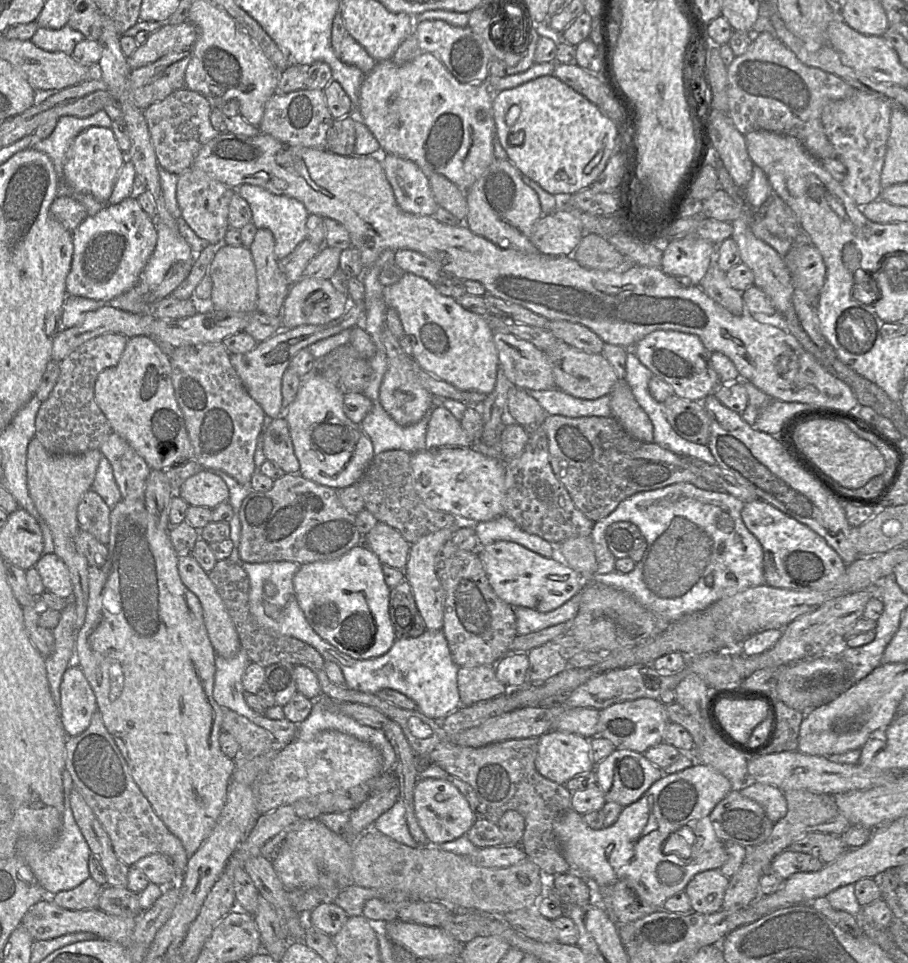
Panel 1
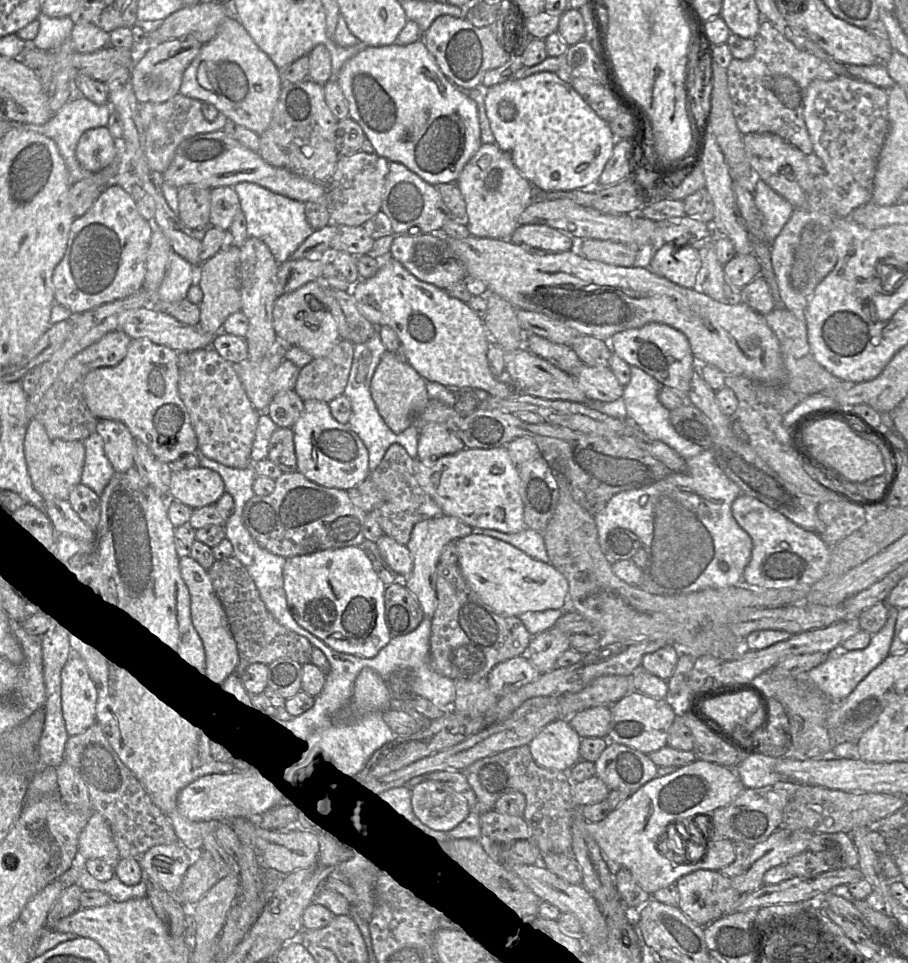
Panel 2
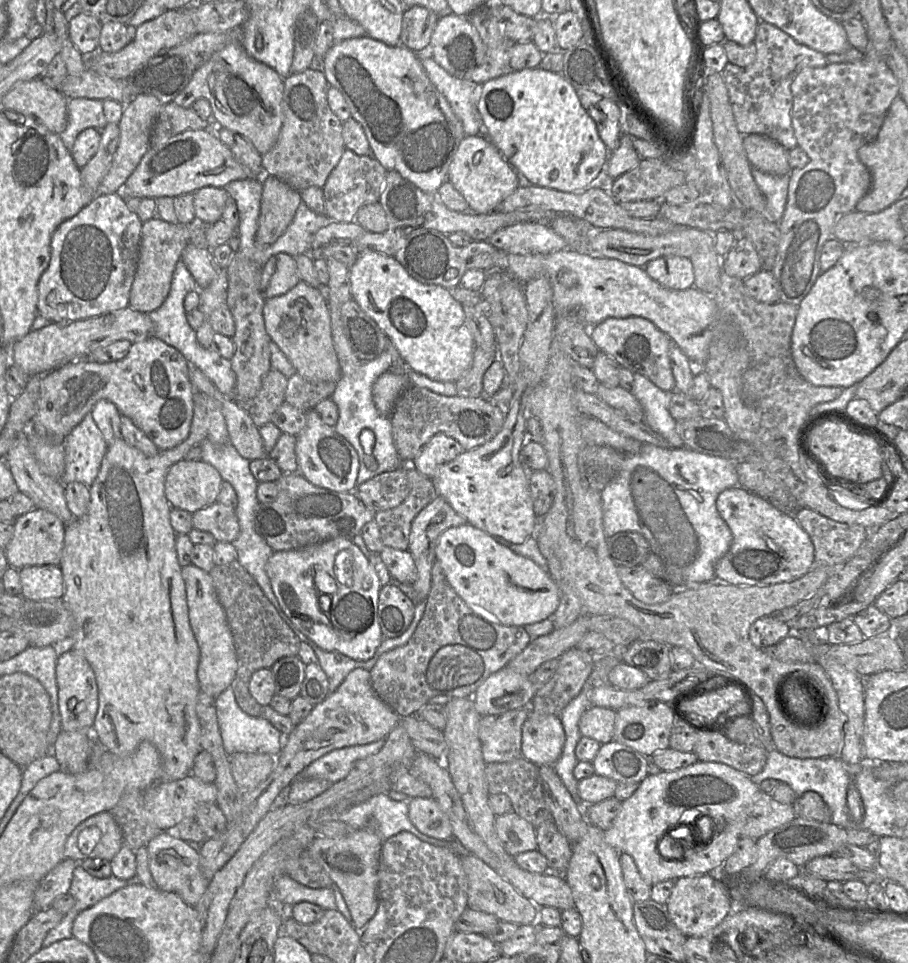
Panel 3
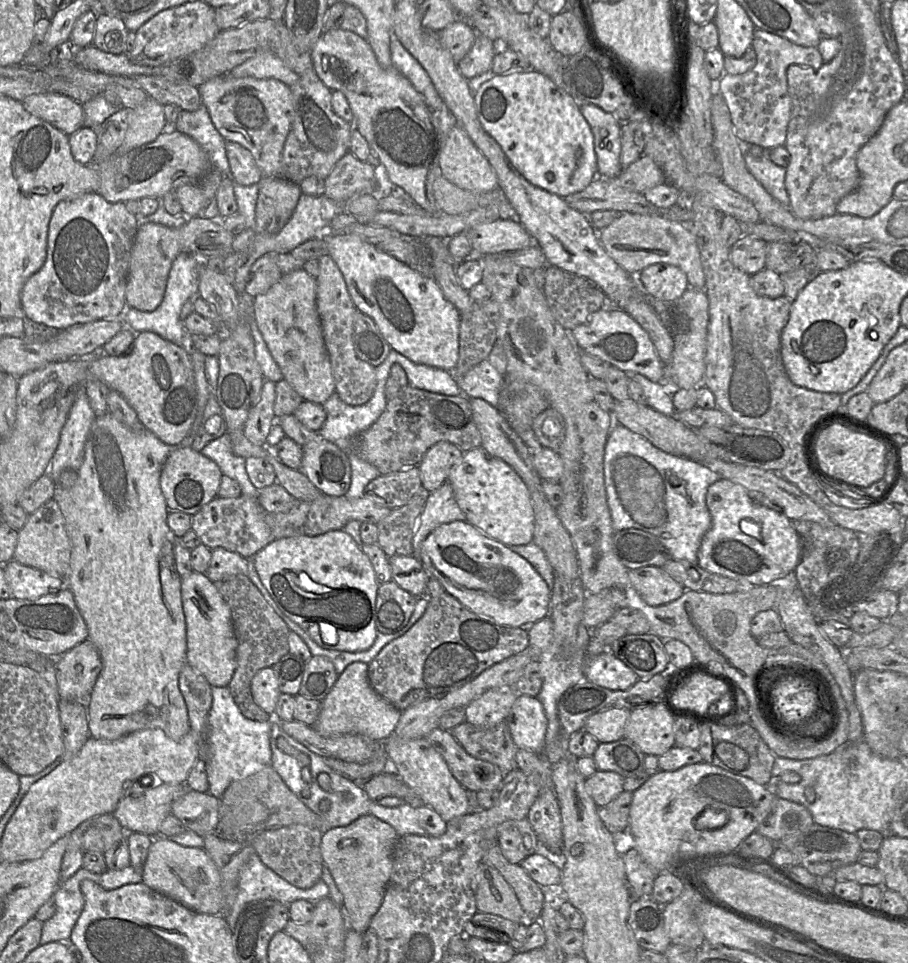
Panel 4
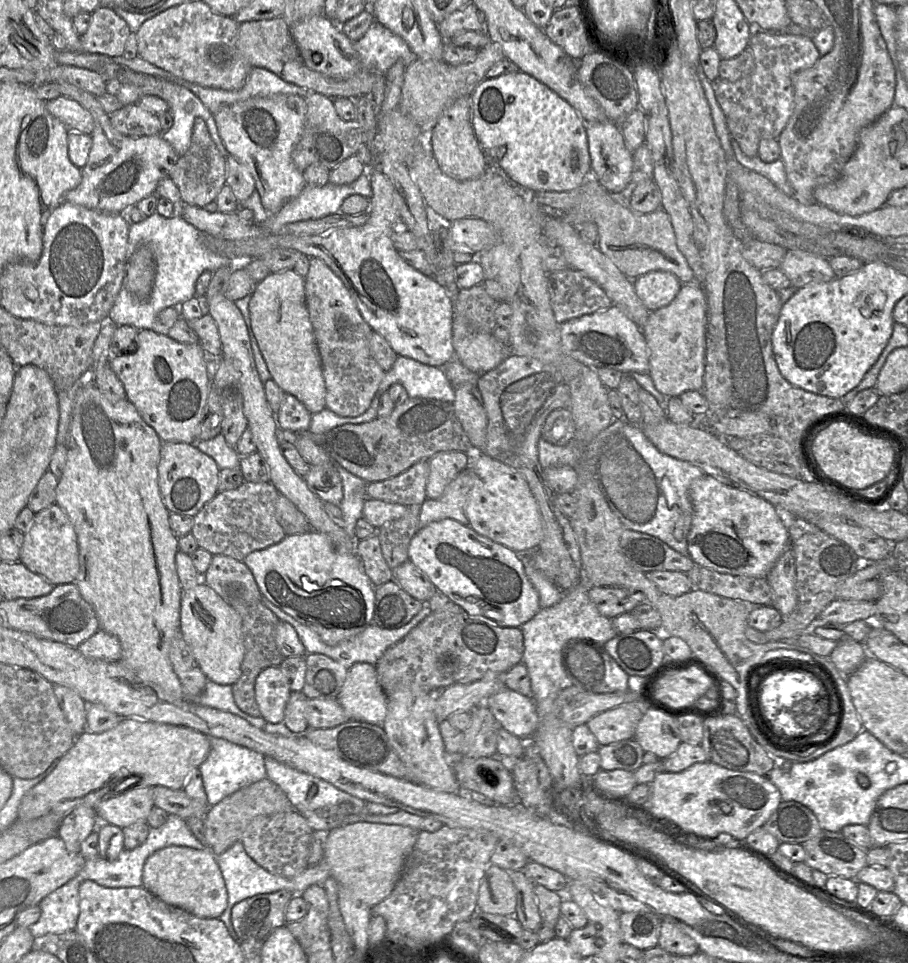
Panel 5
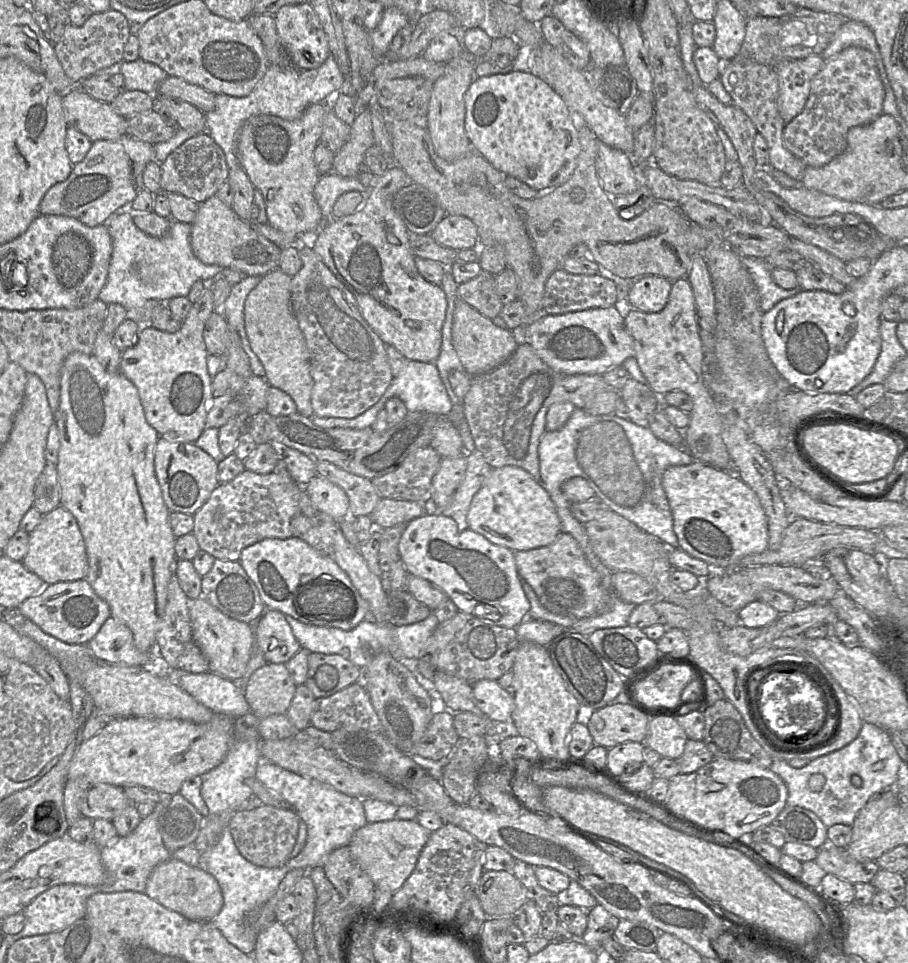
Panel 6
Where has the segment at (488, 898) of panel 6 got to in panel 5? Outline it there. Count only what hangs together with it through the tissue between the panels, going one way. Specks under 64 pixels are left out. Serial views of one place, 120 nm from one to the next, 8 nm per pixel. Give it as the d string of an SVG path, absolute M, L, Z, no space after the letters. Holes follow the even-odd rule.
M488 865L480 882L476 904L481 912L514 916L516 890L506 870Z

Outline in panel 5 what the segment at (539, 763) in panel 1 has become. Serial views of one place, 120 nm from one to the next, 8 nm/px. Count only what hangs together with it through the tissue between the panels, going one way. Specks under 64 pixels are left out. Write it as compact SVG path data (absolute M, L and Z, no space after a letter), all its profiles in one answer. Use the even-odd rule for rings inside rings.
M503 686L487 698L484 704L508 732L521 739L530 739L538 726L535 701Z

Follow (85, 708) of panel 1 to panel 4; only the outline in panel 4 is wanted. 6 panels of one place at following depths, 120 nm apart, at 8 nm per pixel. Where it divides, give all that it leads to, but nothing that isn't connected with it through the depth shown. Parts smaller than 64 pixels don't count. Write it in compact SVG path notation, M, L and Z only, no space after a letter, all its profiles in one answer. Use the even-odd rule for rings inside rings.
M87 639L64 652L56 659L59 698L87 707L101 669L99 651Z

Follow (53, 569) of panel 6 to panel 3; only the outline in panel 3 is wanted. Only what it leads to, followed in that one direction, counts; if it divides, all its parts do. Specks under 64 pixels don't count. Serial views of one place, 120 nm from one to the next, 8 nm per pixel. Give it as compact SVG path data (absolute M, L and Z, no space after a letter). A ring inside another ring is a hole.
M33 508L17 517L13 524L13 536L4 551L10 567L60 565L66 525L56 515L42 508Z

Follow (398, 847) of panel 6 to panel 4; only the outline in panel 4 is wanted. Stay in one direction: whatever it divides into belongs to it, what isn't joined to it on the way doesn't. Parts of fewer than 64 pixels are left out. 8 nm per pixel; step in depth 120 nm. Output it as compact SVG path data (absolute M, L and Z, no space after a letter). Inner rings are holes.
M370 814L347 826L333 827L322 833L322 859L343 895L347 930L364 933L379 910L390 881L392 854L399 838L392 826Z

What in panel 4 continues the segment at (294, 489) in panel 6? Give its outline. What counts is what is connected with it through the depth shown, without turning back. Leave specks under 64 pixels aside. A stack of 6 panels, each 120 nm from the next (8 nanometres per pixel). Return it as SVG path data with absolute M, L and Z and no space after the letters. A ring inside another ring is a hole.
M240 495L235 498L215 497L192 516L191 529L209 549L224 548L244 558L252 558L258 551L274 541L270 527L265 521L268 513L258 498Z

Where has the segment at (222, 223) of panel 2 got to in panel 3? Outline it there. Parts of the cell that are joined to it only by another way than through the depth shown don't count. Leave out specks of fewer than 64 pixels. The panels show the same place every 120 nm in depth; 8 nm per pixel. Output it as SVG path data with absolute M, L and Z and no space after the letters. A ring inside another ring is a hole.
M203 187L193 193L195 221L212 225L222 218L228 192L225 188Z

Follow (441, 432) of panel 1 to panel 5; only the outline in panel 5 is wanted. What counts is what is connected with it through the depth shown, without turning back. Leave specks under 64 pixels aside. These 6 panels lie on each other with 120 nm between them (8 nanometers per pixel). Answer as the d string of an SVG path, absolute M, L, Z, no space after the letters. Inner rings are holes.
M461 451L439 452L428 459L427 498L439 498L449 483L469 464L470 457Z

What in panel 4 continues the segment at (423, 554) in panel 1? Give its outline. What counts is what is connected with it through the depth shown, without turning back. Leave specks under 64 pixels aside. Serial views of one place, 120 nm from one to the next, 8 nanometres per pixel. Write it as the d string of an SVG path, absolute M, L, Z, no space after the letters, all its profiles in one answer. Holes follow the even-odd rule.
M444 482L430 492L418 518L413 536L413 555L420 559L421 546L426 537L437 527L452 521L465 521L466 516L456 502L452 485Z

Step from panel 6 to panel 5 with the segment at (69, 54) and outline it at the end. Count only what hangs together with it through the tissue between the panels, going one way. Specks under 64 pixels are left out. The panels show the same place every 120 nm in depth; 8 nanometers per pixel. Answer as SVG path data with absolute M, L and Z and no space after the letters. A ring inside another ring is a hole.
M100 6L91 14L87 31L80 36L81 50L90 54L119 57L131 34L127 23L111 8Z

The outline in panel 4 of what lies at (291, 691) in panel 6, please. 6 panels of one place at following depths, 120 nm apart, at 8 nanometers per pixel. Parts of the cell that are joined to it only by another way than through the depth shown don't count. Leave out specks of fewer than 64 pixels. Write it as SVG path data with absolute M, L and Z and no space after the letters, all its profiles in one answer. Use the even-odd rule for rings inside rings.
M272 667L260 669L252 678L251 691L256 704L274 717L280 694L278 677Z

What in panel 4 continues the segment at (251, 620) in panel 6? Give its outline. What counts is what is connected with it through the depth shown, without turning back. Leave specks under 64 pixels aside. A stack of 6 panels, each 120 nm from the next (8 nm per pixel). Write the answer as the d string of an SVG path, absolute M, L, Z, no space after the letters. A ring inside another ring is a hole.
M224 548L211 550L212 556L206 576L214 583L223 580L225 577L248 573L248 559L238 553L228 551Z

